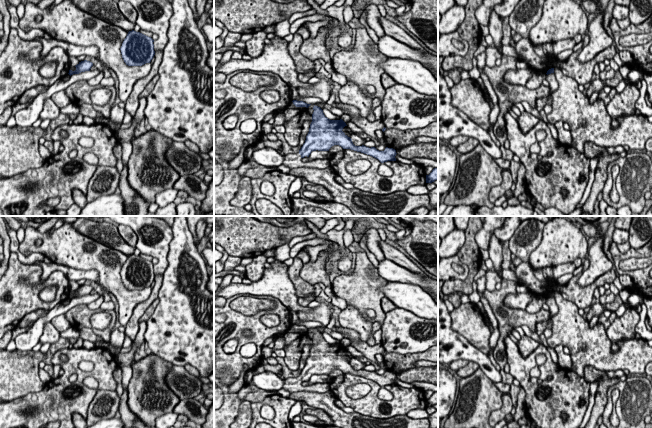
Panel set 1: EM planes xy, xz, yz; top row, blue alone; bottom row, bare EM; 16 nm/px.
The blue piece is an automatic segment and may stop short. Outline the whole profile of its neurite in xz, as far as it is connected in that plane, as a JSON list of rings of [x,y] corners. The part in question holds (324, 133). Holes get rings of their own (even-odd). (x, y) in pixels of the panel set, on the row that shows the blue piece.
[[[315,105],[313,110],[312,122],[305,143],[297,153],[284,155],[283,165],[290,169],[299,167],[325,169],[330,166],[329,159],[316,159],[309,162],[303,162],[302,159],[305,156],[309,157],[312,151],[329,151],[334,145],[370,155],[381,163],[396,161],[395,149],[386,147],[384,151],[379,151],[375,147],[355,146],[352,139],[342,131],[347,126],[342,119],[328,119],[323,110]]]

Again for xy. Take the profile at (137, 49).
[[[129,31],[120,48],[122,58],[128,66],[150,63],[155,55],[154,40],[140,32]]]

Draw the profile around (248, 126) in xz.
[[[247,119],[247,120],[243,121],[240,125],[240,130],[244,134],[252,133],[256,130],[256,128],[257,128],[257,123],[256,123],[256,120],[254,120],[254,119]]]

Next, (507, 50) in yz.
[[[502,45],[502,54],[506,56],[515,57],[517,60],[521,59],[521,55],[515,50],[515,47],[510,45]]]

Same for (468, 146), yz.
[[[469,137],[467,142],[460,144],[456,149],[458,152],[463,154],[472,151],[477,145],[479,145],[478,140],[476,138]]]

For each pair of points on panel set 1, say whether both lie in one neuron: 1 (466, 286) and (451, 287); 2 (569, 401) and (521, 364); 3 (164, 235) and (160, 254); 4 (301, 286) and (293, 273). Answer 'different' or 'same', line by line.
1: same
2: same
3: same
4: same

